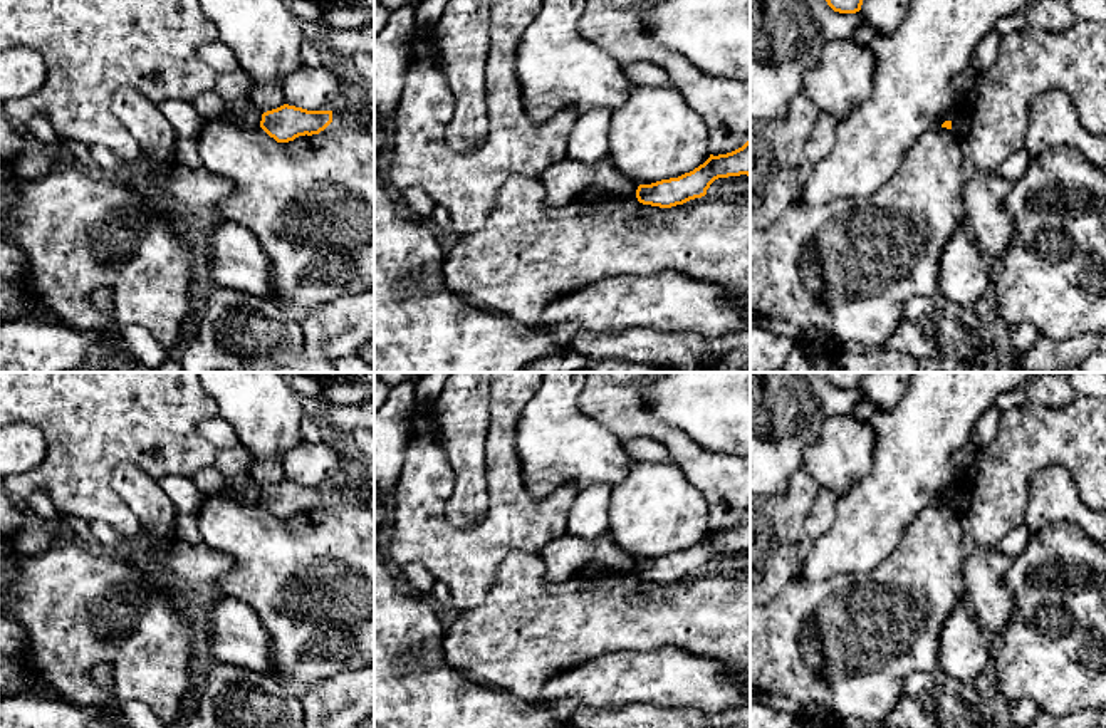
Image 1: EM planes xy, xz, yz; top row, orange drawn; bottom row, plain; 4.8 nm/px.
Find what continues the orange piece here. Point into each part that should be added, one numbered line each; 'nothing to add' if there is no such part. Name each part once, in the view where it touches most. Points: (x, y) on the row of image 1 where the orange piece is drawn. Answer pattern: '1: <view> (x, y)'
nothing to add

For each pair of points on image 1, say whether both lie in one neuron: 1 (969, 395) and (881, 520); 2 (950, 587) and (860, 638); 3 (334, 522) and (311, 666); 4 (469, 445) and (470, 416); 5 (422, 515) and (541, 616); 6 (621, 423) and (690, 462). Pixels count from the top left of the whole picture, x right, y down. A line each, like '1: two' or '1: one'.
1: one
2: one
3: one
4: one
5: two
6: one

